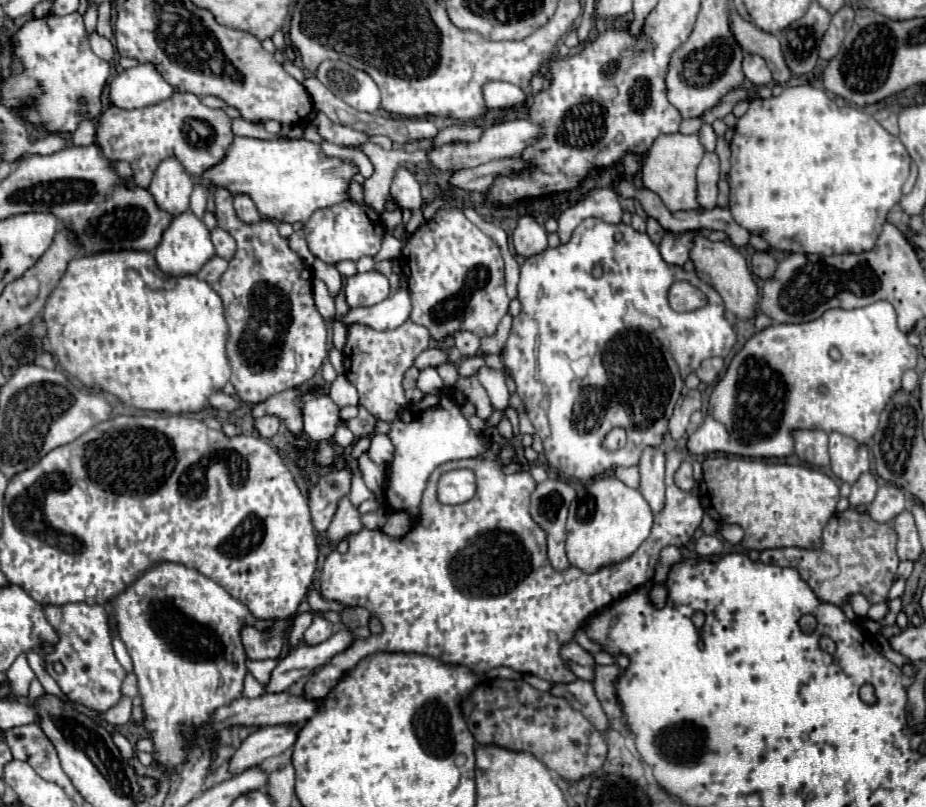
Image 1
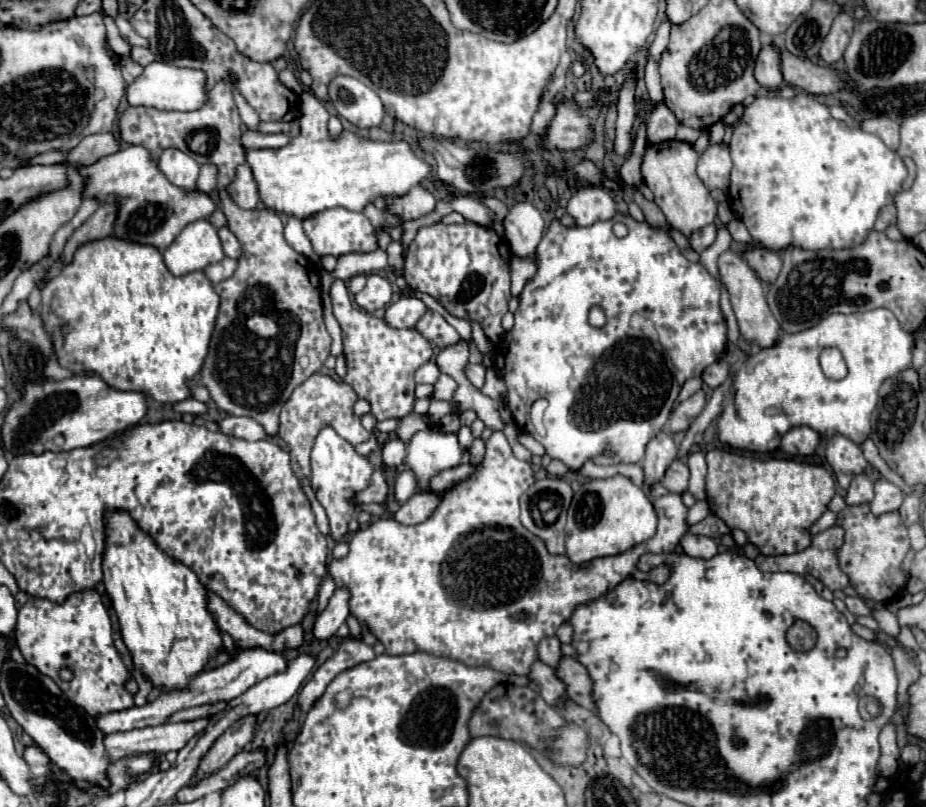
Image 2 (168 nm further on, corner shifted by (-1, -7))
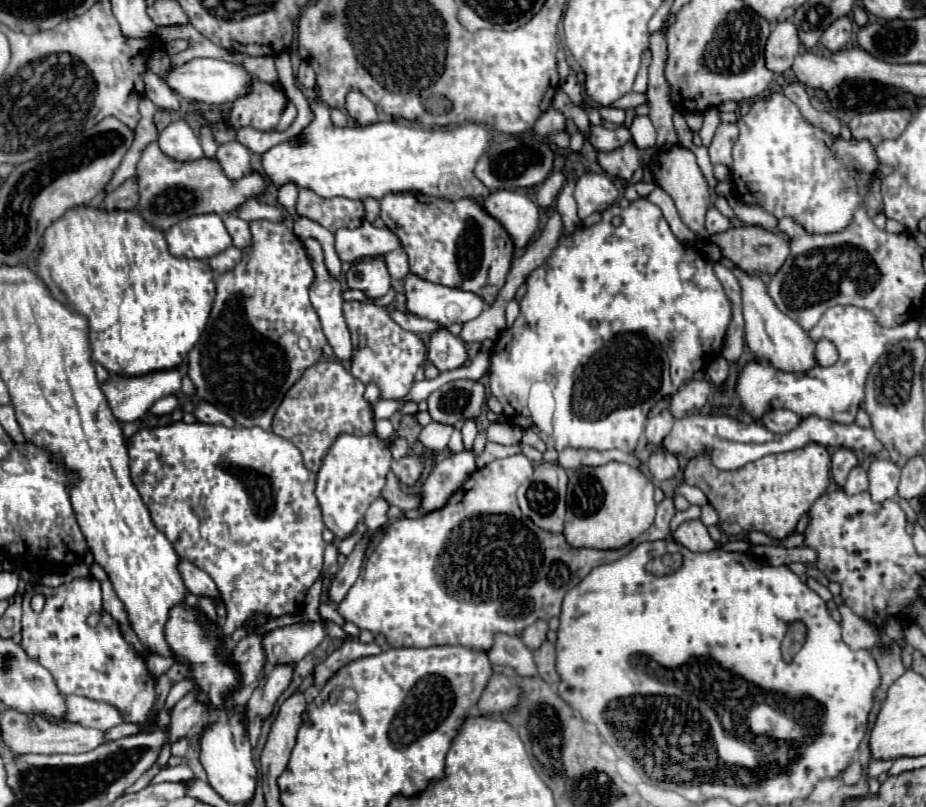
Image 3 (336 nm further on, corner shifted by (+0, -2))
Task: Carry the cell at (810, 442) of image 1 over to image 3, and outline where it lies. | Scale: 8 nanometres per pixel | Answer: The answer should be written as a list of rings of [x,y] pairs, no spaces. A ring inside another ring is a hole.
[[[774,409],[774,411],[766,413],[760,423],[762,423],[768,431],[774,431],[774,433],[788,433],[788,431],[792,431],[794,427],[798,427],[800,421],[802,421],[802,417],[796,415],[796,413],[792,413],[792,411]]]

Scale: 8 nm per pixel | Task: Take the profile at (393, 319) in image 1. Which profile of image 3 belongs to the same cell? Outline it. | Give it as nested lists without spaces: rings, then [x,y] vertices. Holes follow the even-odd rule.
[[[408,273],[404,283],[406,311],[424,319],[438,321],[442,325],[462,325],[466,321],[472,321],[486,307],[482,299],[478,299],[478,295],[474,293],[426,283],[412,273]]]

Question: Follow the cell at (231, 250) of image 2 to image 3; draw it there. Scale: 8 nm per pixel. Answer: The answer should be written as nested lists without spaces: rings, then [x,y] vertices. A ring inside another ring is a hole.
[[[224,215],[222,217],[226,223],[226,229],[230,231],[232,237],[232,245],[238,249],[244,249],[250,243],[250,231],[248,231],[248,223],[242,221],[240,217],[234,215]]]

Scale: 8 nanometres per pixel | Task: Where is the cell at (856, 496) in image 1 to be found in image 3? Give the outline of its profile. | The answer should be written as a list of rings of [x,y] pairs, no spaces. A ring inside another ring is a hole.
[[[854,467],[848,475],[848,481],[844,485],[844,491],[848,495],[856,495],[856,493],[862,493],[862,491],[868,491],[868,475],[862,467]]]

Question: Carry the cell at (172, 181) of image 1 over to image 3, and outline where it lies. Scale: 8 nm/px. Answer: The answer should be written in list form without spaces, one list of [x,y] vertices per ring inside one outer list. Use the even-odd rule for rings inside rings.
[[[174,121],[170,123],[158,137],[158,145],[164,155],[172,157],[180,163],[190,163],[202,157],[200,139],[194,135],[190,125],[186,121]]]

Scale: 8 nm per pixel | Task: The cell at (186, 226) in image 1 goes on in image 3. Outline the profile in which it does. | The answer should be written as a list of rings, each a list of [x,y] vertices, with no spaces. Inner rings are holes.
[[[216,213],[192,215],[192,217],[184,219],[182,225],[174,225],[166,233],[166,241],[168,241],[168,249],[174,257],[186,257],[186,259],[210,259],[232,245],[232,239],[222,223],[222,217]]]

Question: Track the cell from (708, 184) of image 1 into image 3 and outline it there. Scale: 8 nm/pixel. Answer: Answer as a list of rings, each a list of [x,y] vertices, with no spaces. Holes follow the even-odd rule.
[[[720,123],[716,135],[708,147],[712,165],[726,165],[732,163],[732,147],[738,139],[738,127],[734,123]]]

